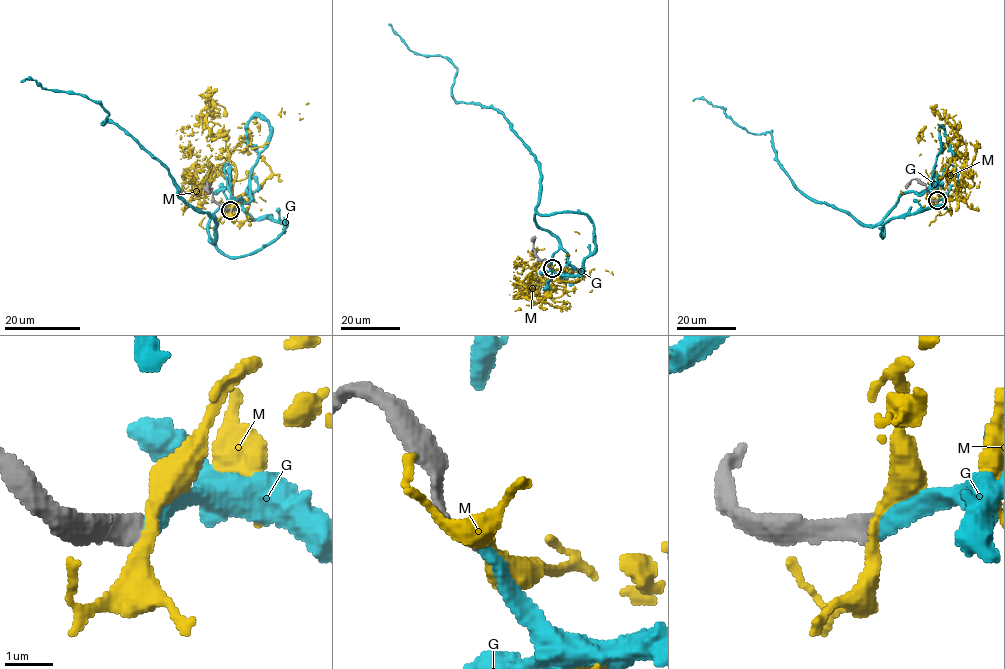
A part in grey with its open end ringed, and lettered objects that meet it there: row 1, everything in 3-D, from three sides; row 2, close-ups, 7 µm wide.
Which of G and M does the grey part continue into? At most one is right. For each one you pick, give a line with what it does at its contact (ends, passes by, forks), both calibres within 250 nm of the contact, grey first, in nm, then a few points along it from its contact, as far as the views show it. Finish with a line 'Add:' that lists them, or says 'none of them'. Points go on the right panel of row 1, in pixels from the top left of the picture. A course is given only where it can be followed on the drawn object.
G: it ends | 280/280 nm | via (937, 200), (945, 208), (891, 217), (882, 237), (880, 224), (808, 199), (770, 132), (692, 101)
Add: G

